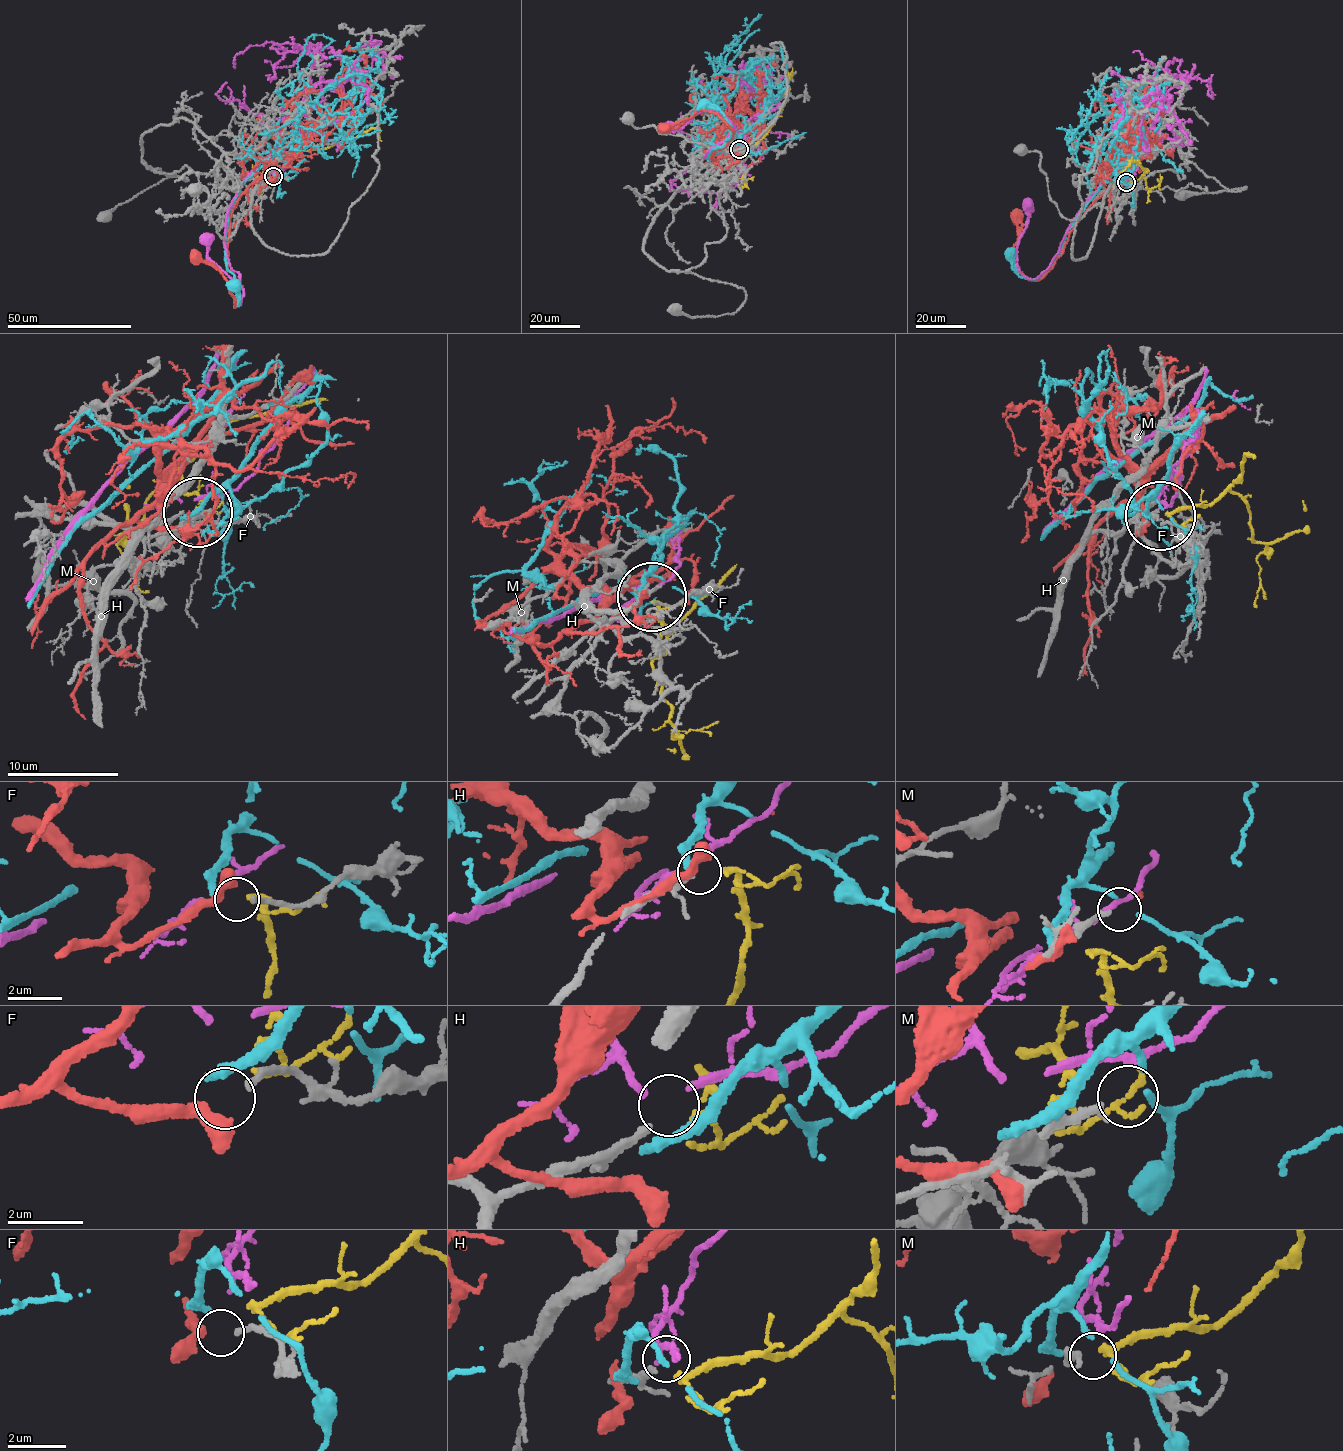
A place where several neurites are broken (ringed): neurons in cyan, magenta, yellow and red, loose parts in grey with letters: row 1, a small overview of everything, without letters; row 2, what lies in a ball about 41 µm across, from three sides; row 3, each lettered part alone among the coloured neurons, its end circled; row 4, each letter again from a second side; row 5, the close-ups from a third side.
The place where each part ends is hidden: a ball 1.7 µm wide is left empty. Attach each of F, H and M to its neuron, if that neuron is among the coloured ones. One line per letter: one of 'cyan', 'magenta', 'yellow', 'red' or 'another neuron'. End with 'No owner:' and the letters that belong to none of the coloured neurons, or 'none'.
F: red
H: yellow
M: another neuron
No owner: M

